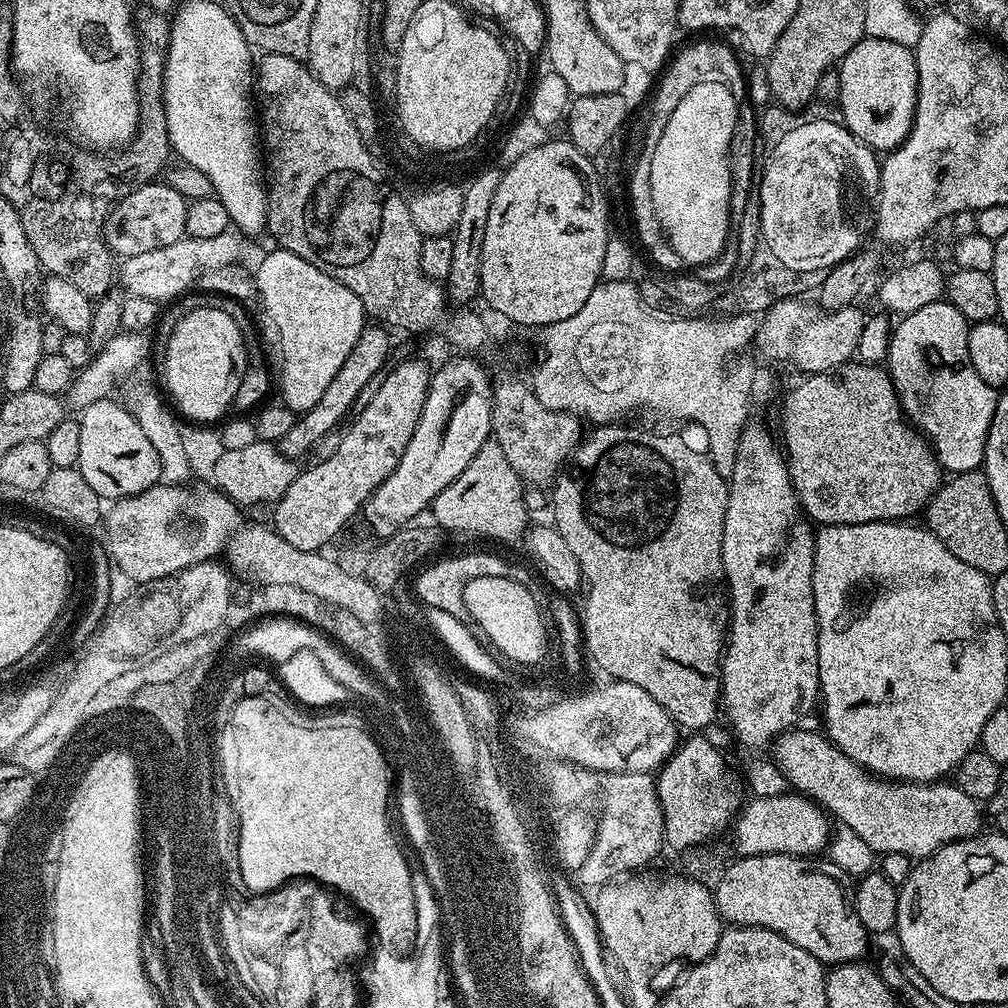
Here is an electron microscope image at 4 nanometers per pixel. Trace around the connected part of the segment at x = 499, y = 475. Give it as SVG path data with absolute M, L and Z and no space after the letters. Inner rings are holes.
M490 438L482 446L482 450L474 454L474 462L470 462L470 466L466 466L466 470L462 470L462 474L458 474L458 478L454 478L454 482L450 482L450 486L442 490L438 498L434 498L430 506L430 516L452 532L470 532L489 536L492 540L516 540L519 536L521 539L530 527L528 521L530 513L524 504L524 490L525 485L514 470L514 466L506 462L506 454L502 454L502 446L498 446L495 439Z

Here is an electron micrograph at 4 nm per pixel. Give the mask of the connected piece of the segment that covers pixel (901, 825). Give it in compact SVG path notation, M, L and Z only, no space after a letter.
M791 729L776 738L772 746L776 768L783 773L795 791L823 806L833 819L838 818L843 827L858 834L874 854L906 854L913 860L921 860L932 856L942 845L956 840L967 840L979 835L983 829L981 826L984 814L981 805L955 783L891 781L875 777L842 754L823 733L802 729Z

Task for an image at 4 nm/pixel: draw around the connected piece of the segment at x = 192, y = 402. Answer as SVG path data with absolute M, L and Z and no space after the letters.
M194 308L185 313L173 326L164 348L164 384L181 417L189 416L208 426L236 403L238 386L248 365L244 334L230 314L217 308Z

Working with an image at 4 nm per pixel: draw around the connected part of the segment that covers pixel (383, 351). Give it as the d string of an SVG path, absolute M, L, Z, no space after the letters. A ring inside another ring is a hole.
M380 326L365 327L363 334L358 338L358 342L354 342L354 350L350 350L346 362L342 362L342 370L338 370L338 374L334 374L334 382L330 382L330 386L326 386L326 394L322 394L322 398L318 398L316 405L309 412L303 413L296 420L294 426L290 426L290 431L278 441L279 450L286 459L299 461L299 456L306 455L323 436L330 435L340 423L342 423L341 425L345 423L344 415L348 411L350 411L349 413L353 411L352 403L359 398L360 391L368 383L371 385L381 375L380 367L388 360L387 334L389 335Z

